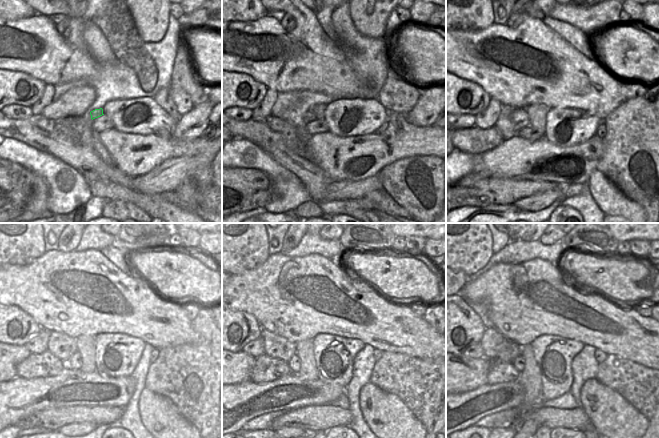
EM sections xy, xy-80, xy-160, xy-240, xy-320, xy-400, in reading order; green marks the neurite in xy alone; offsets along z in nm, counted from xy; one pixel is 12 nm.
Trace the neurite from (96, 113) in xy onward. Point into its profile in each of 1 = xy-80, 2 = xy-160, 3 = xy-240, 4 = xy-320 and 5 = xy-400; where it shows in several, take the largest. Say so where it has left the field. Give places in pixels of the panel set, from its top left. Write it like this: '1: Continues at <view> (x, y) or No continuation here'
1: Continues at xy-80 (309, 116)
2: Continues at xy-160 (519, 117)
3: Continues at xy-240 (62, 346)
4: Continues at xy-320 (276, 346)
5: Continues at xy-400 (491, 339)

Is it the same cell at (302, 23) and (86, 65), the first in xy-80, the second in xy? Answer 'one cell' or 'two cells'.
one cell

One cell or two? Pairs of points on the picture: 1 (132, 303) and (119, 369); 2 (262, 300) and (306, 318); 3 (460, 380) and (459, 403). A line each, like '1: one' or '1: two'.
1: two
2: one
3: two

